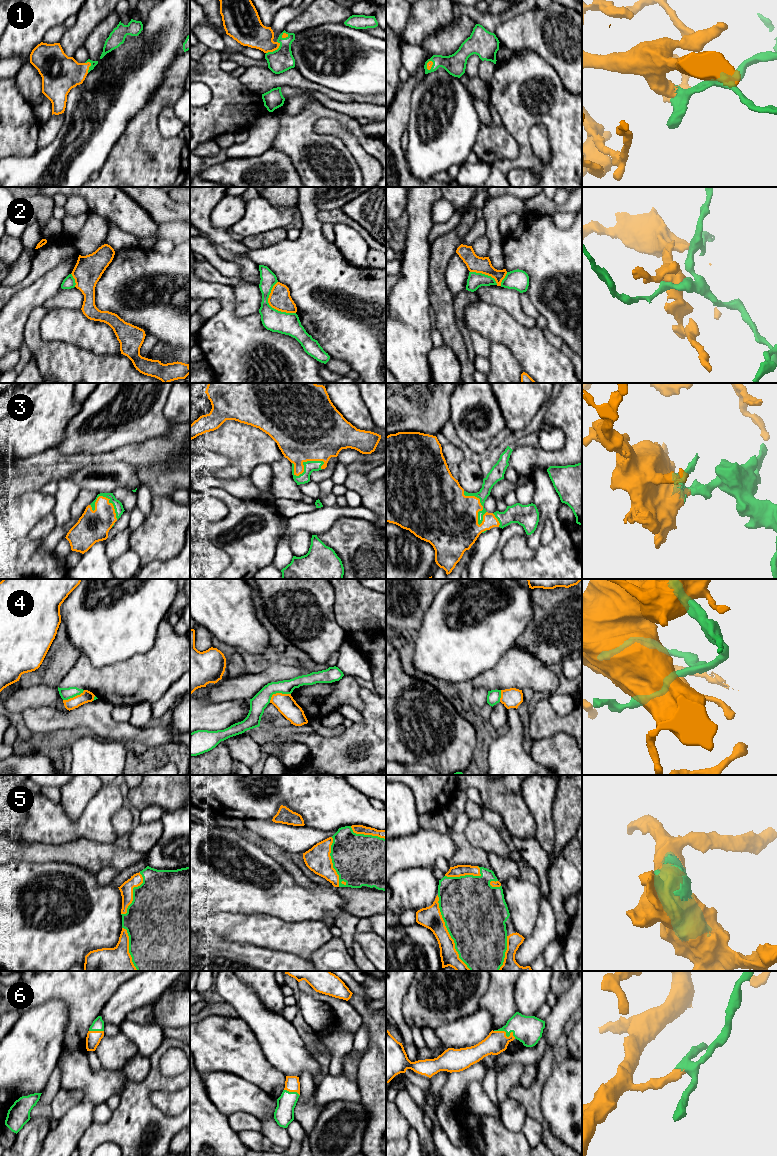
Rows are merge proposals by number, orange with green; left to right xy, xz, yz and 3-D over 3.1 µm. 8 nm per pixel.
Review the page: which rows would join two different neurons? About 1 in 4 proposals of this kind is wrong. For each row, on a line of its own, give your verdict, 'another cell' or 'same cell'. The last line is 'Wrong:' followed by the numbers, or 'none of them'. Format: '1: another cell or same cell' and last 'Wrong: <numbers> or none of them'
1: same cell
2: another cell
3: same cell
4: another cell
5: same cell
6: same cell
Wrong: 2, 4

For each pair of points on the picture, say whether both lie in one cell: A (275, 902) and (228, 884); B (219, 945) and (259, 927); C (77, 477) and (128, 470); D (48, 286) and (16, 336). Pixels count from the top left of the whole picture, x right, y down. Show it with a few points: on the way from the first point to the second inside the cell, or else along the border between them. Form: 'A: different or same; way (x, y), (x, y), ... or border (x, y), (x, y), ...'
A: same; way (263, 893), (252, 887), (240, 885)
B: different; border (215, 934), (238, 943), (253, 945)
C: same; way (90, 472), (93, 470), (115, 470)
D: same; way (35, 297), (17, 315), (16, 323)

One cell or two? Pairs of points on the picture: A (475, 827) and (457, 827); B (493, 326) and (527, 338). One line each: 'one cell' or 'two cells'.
A: two cells
B: one cell

